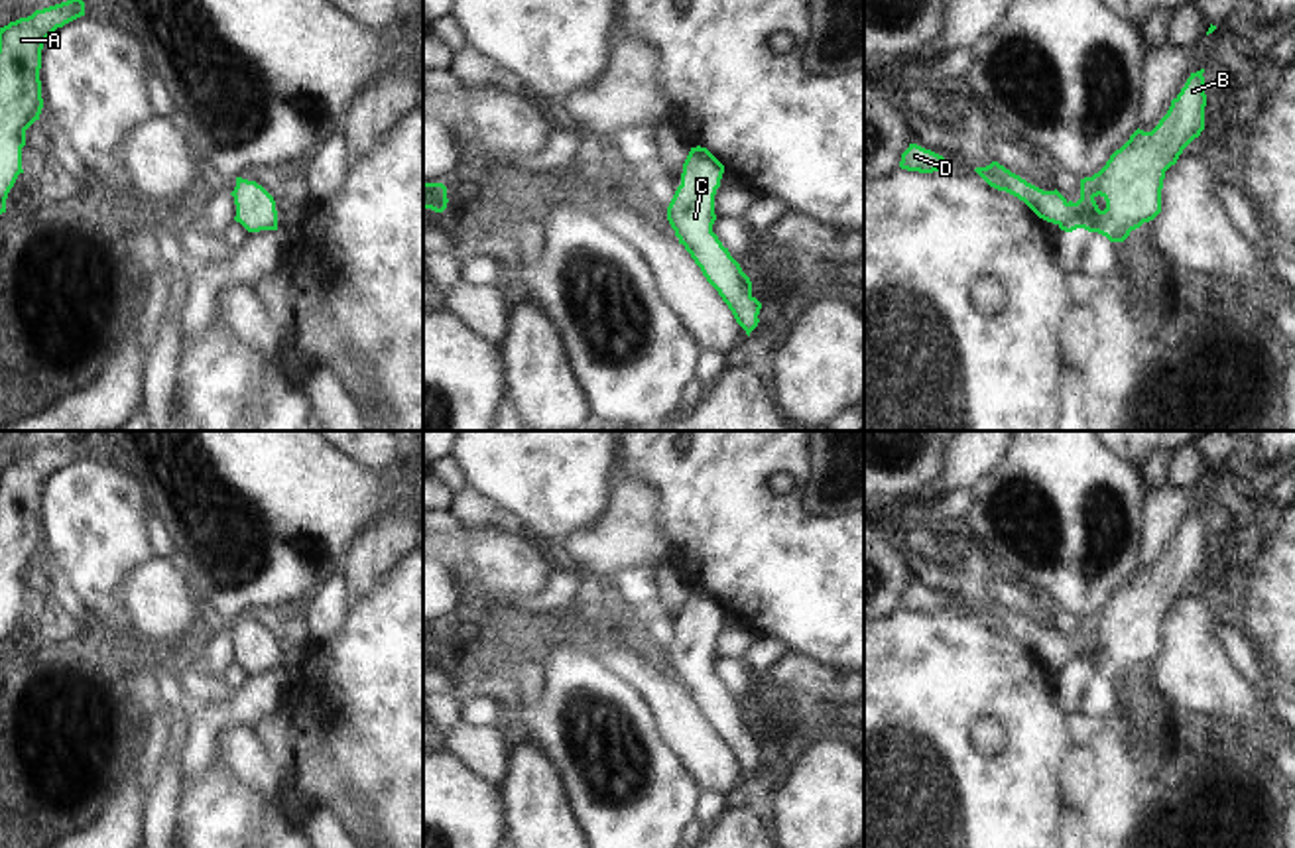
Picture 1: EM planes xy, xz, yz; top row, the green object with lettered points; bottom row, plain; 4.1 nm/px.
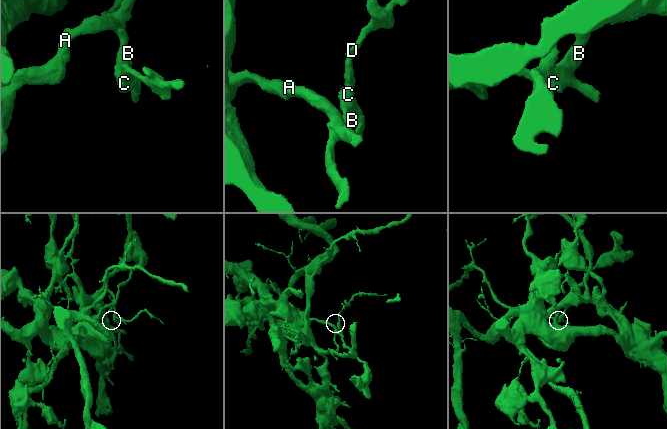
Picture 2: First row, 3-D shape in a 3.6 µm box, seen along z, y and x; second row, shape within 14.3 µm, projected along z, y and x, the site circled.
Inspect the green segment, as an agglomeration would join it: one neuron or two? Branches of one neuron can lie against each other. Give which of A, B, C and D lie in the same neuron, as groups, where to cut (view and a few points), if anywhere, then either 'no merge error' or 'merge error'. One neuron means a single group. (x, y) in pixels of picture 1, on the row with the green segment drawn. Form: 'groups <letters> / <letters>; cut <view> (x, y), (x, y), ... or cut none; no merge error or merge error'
groups A B C D; cut none; no merge error

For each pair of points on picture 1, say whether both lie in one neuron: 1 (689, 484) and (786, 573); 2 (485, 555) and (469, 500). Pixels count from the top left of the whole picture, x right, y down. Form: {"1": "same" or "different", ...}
{"1": "same", "2": "different"}

